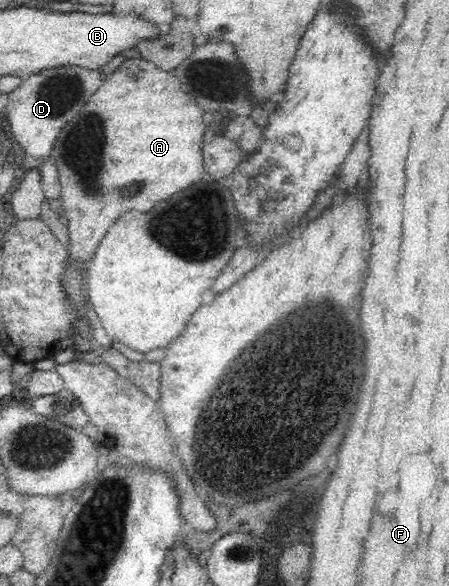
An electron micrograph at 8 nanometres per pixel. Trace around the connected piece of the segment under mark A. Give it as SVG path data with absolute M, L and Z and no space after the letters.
M126 59L111 76L105 78L101 88L85 104L83 112L61 129L51 156L51 161L58 168L61 183L59 200L63 215L67 217L68 230L65 272L61 274L59 283L63 297L73 313L73 319L69 322L71 343L79 354L90 353L98 346L87 316L91 306L87 272L101 239L125 212L149 212L149 208L153 208L157 202L167 200L175 192L181 192L189 188L189 184L195 184L203 178L201 140L206 129L203 128L201 110L193 96L181 92L179 81L171 72L163 71L145 59Z

